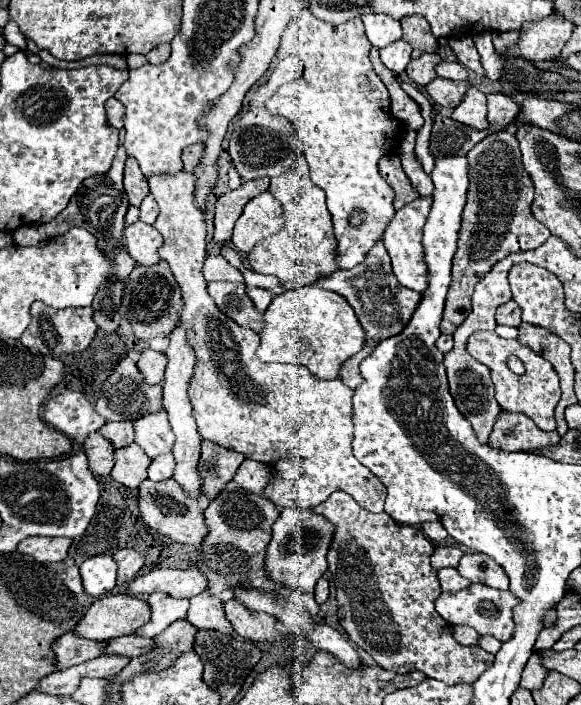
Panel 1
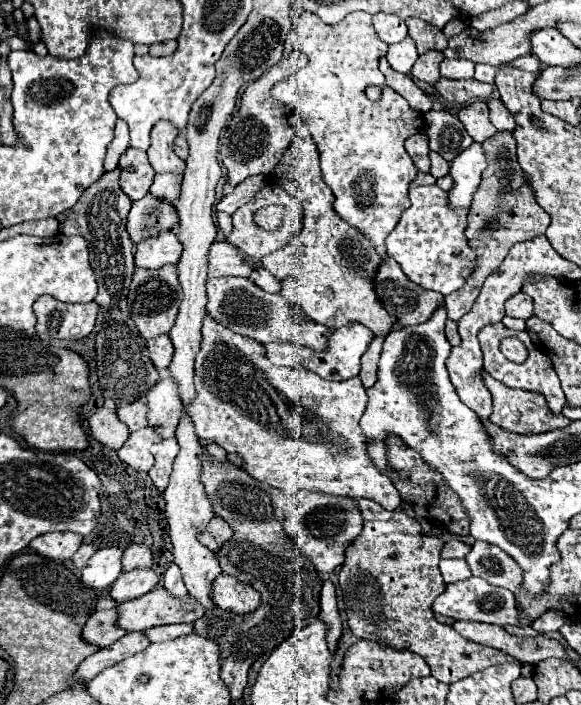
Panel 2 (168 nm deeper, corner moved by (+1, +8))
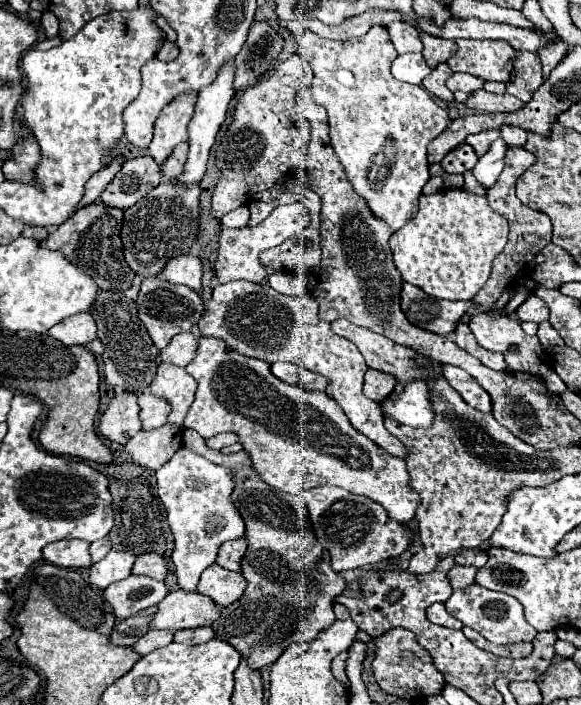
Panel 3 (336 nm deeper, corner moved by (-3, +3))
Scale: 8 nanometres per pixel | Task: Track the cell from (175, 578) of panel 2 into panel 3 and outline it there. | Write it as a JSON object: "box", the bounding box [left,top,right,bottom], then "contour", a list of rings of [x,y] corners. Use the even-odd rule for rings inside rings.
{"box":[156,447,244,593],"contour":[[[180,447],[170,461],[156,471],[156,479],[158,497],[166,507],[168,523],[174,533],[176,547],[172,553],[172,563],[176,567],[176,579],[182,591],[194,593],[202,571],[214,563],[218,545],[244,535],[244,521],[238,517],[238,511],[230,501],[234,481],[228,469],[206,461],[198,453],[184,447]]]}

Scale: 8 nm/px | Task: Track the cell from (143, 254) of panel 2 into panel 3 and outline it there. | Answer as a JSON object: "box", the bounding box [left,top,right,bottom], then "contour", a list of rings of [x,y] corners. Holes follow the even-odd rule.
{"box":[160,255,202,291],"contour":[[[180,255],[170,259],[164,269],[160,271],[160,277],[170,283],[182,283],[190,289],[198,291],[202,281],[202,263],[194,255]]]}

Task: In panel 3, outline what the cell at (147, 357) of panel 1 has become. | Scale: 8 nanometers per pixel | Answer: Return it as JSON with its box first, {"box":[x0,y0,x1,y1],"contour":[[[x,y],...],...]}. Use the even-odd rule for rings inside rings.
{"box":[160,333,198,367],"contour":[[[178,333],[170,341],[170,345],[160,351],[160,359],[164,363],[184,367],[184,365],[188,365],[192,361],[196,349],[198,349],[198,339],[192,333]]]}

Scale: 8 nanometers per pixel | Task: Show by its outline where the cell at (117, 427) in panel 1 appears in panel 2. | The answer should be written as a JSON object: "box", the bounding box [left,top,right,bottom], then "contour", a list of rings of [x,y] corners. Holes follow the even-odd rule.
{"box":[118,398,148,432],"contour":[[[142,398],[142,400],[134,400],[132,404],[120,406],[118,416],[130,428],[130,432],[144,428],[148,424],[148,420],[146,420],[146,400]]]}

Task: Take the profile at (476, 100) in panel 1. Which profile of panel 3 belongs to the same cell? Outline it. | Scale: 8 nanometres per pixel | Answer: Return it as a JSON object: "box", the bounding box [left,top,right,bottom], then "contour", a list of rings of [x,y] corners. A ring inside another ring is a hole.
{"box":[466,129,500,155],"contour":[[[486,129],[486,131],[480,131],[480,133],[474,133],[474,135],[466,137],[466,143],[472,145],[478,155],[482,155],[482,153],[488,151],[488,145],[492,141],[496,141],[498,137],[500,137],[500,131],[498,129]]]}

